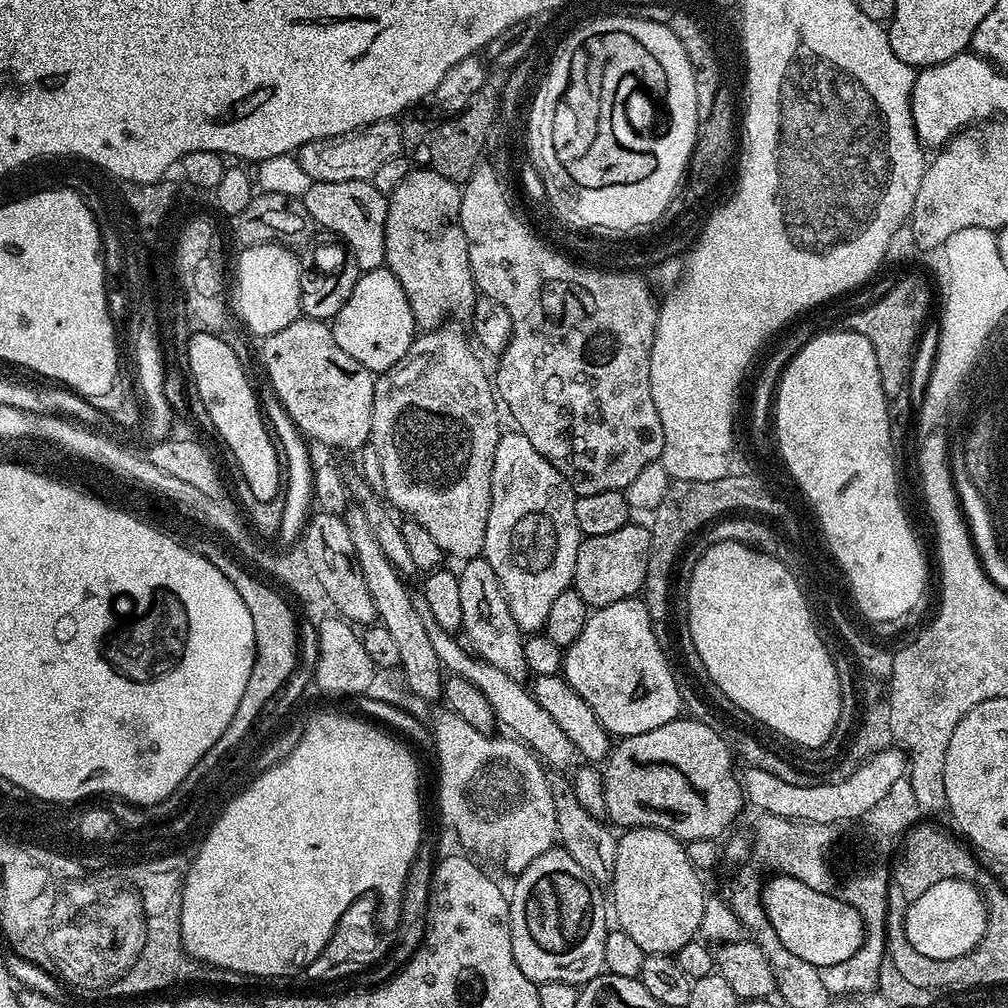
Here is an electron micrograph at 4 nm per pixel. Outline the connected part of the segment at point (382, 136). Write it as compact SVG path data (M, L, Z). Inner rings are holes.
M391 119L367 124L357 132L311 140L296 149L294 155L302 166L302 170L310 174L313 182L317 180L350 182L351 180L371 180L374 170L378 170L382 162L390 162L390 158L401 155L401 152L400 124L395 119Z

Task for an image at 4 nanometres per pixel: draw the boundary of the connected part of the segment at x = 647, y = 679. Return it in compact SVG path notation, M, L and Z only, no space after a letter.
M633 598L622 602L610 602L610 606L597 608L582 626L582 634L570 645L564 654L562 675L577 694L594 710L598 722L613 737L623 738L634 734L646 734L666 722L677 719L682 712L680 688L676 685L676 676L660 649L660 640L656 637L648 608L643 599Z

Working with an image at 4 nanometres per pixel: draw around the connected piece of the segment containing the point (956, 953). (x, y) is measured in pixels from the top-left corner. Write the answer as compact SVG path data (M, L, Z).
M943 880L934 882L926 894L907 905L904 920L905 936L918 954L926 958L957 959L984 939L988 929L988 909L977 885L965 880Z

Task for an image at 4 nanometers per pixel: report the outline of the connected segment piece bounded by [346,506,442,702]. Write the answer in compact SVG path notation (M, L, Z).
M356 506L349 507L346 512L348 527L352 530L352 541L354 542L354 554L358 558L358 564L362 570L362 578L366 578L366 587L374 598L374 606L379 623L390 630L395 644L398 645L400 655L399 671L404 672L404 680L407 691L413 696L421 696L426 702L439 701L442 696L442 667L441 662L430 644L430 635L422 621L413 609L411 591L405 587L405 579L397 572L396 568L389 562L378 546L367 528L366 518L360 513Z

